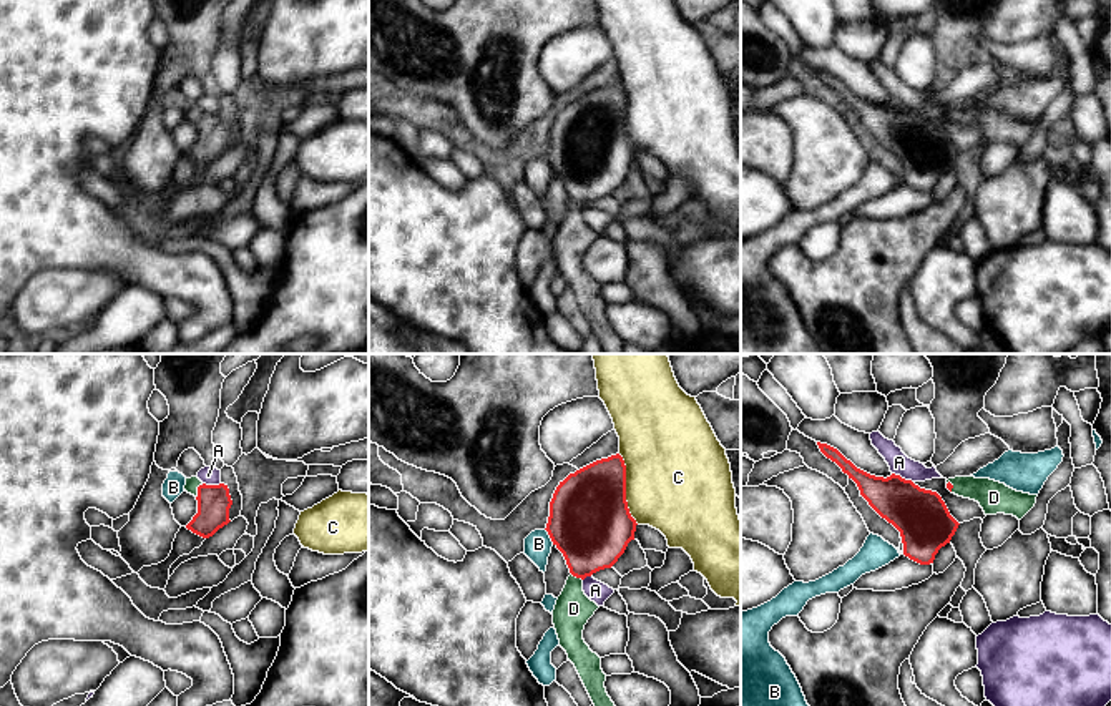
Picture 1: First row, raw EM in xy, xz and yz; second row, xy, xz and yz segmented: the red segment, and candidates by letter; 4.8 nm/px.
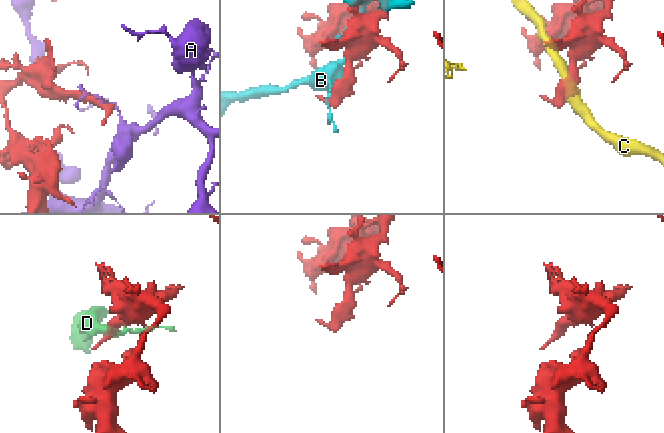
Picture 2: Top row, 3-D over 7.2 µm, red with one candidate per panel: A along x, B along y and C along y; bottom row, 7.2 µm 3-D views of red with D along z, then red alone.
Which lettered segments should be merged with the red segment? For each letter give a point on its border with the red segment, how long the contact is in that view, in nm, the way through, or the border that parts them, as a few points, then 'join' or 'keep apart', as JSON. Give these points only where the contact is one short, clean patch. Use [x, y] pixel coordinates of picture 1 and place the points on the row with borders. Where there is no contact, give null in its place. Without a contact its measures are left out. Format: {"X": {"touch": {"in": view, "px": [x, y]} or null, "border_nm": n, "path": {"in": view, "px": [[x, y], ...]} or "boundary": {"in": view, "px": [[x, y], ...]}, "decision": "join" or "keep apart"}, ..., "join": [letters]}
{"A": {"touch": {"in": "yz", "px": [900, 477]}, "border_nm": 120, "boundary": {"in": "yz", "px": [[892, 472], [912, 482]]}, "decision": "keep apart"}, "B": {"touch": {"in": "xz", "px": [550, 537]}, "border_nm": 90, "decision": "keep apart"}, "C": {"touch": {"in": "xz", "px": [625, 489]}, "border_nm": 360, "decision": "keep apart"}, "D": {"touch": {"in": "xy", "px": [198, 490]}, "border_nm": 80, "path": {"in": "xy", "px": [[213, 500], [198, 490], [191, 485]]}, "decision": "join"}, "join": ["D"]}

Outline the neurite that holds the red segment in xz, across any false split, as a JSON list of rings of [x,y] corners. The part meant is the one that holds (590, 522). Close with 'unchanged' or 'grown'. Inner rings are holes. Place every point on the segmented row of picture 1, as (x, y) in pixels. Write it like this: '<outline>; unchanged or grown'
[[[619,454],[570,473],[550,502],[545,530],[571,573],[556,600],[553,625],[595,706],[614,703],[604,688],[601,658],[583,640],[585,625],[600,608],[585,595],[583,580],[618,561],[634,540],[636,525],[626,502],[626,465]]]; grown

